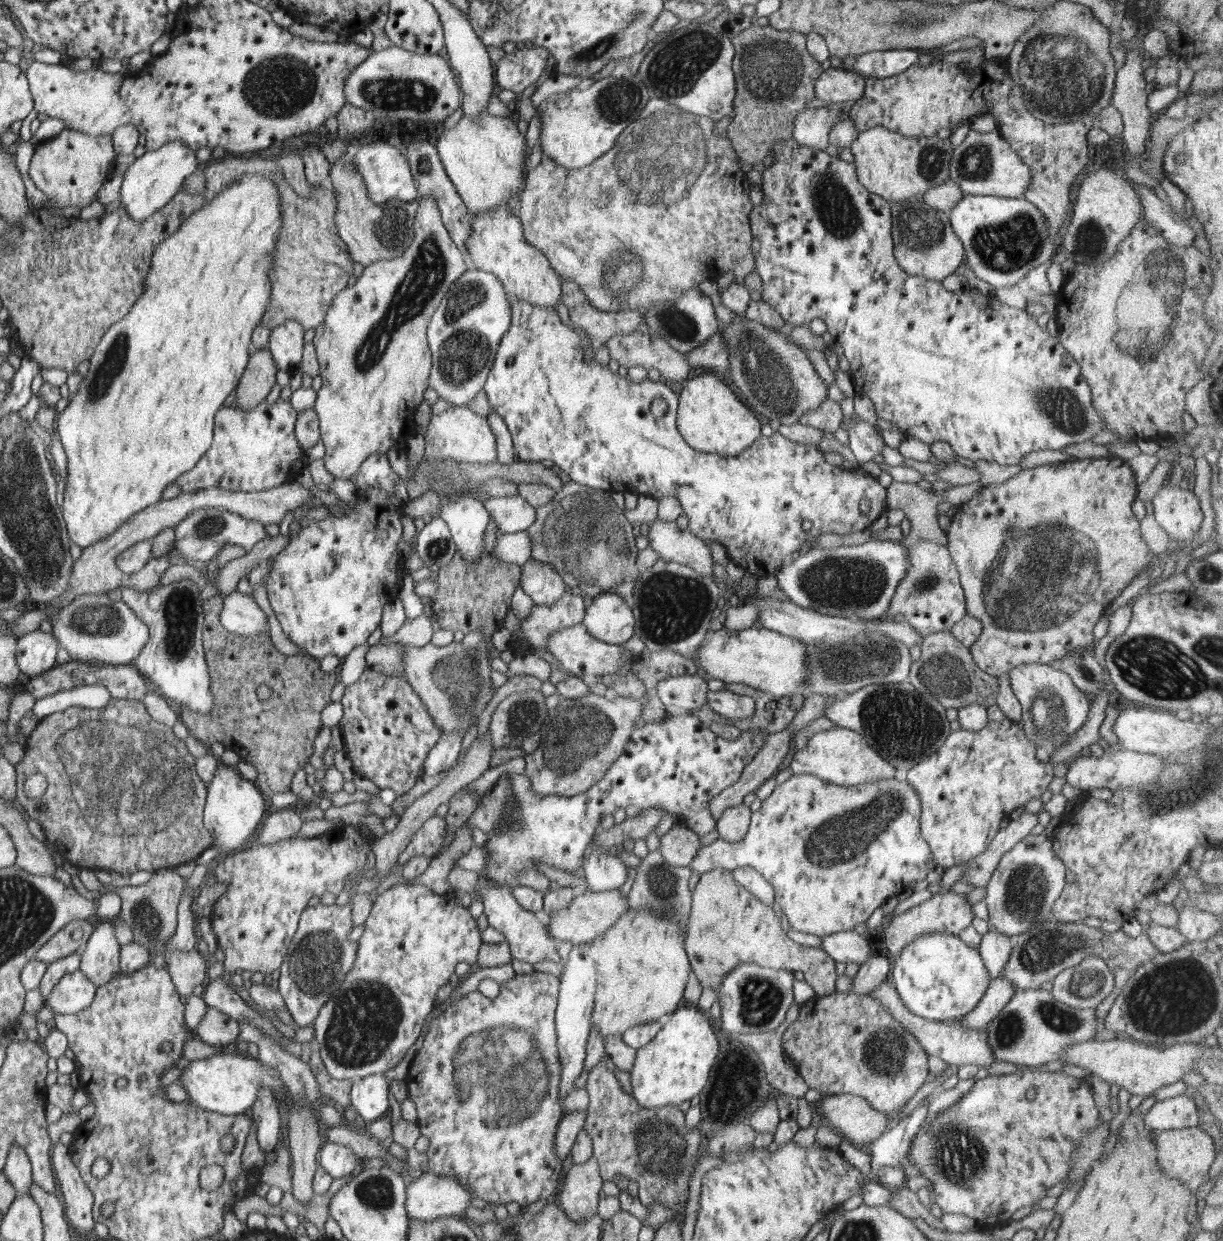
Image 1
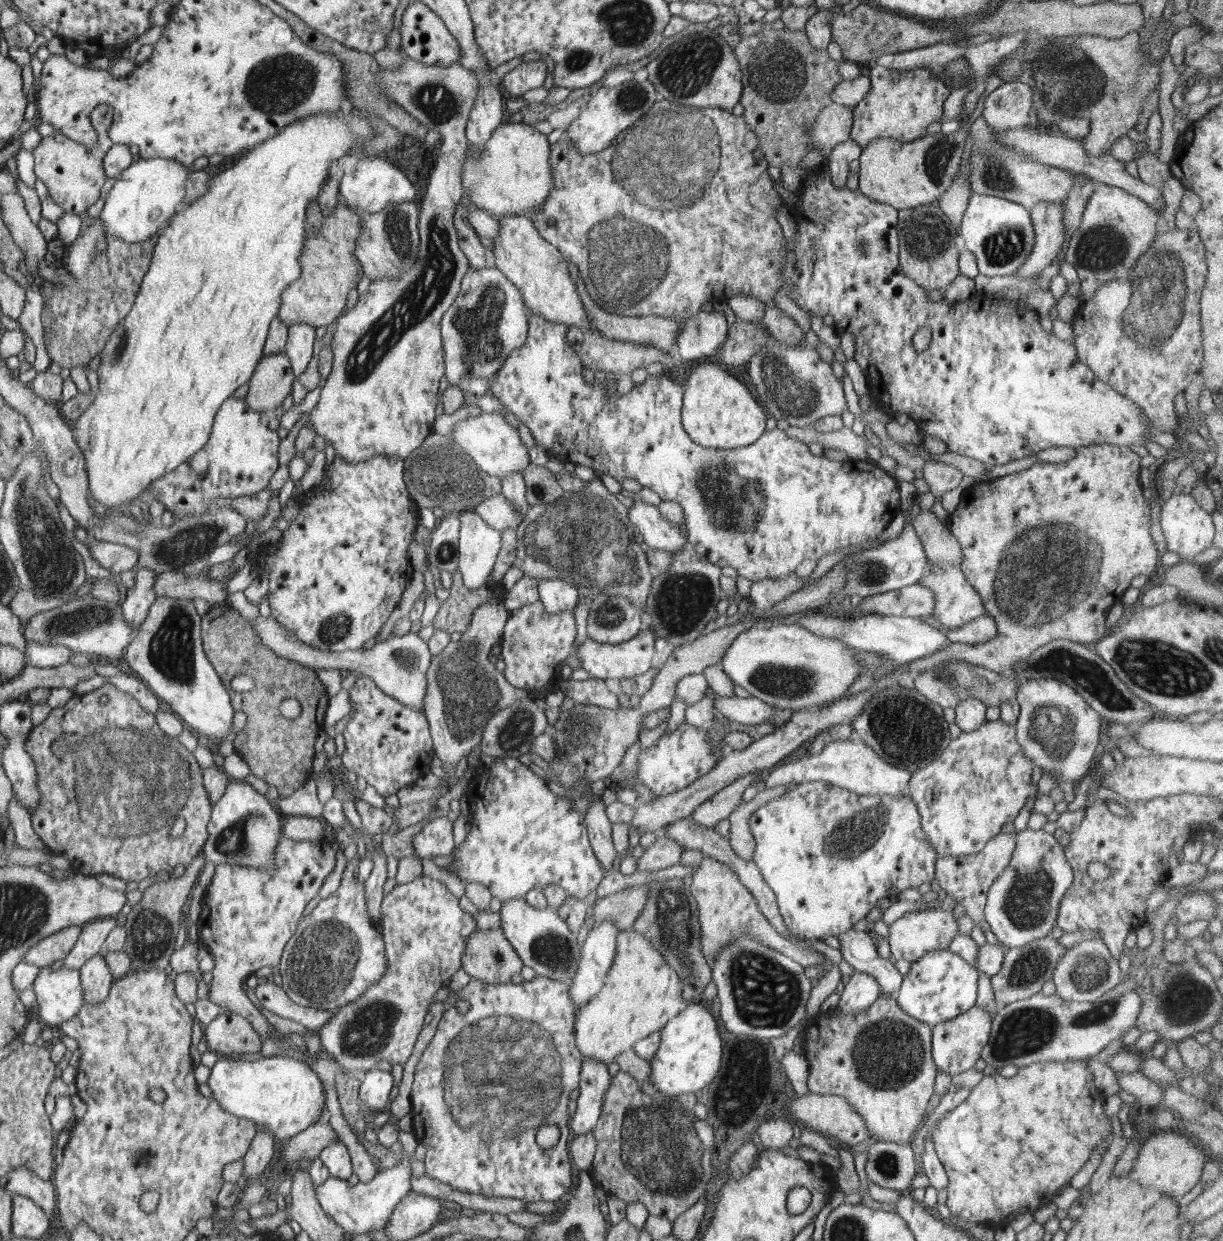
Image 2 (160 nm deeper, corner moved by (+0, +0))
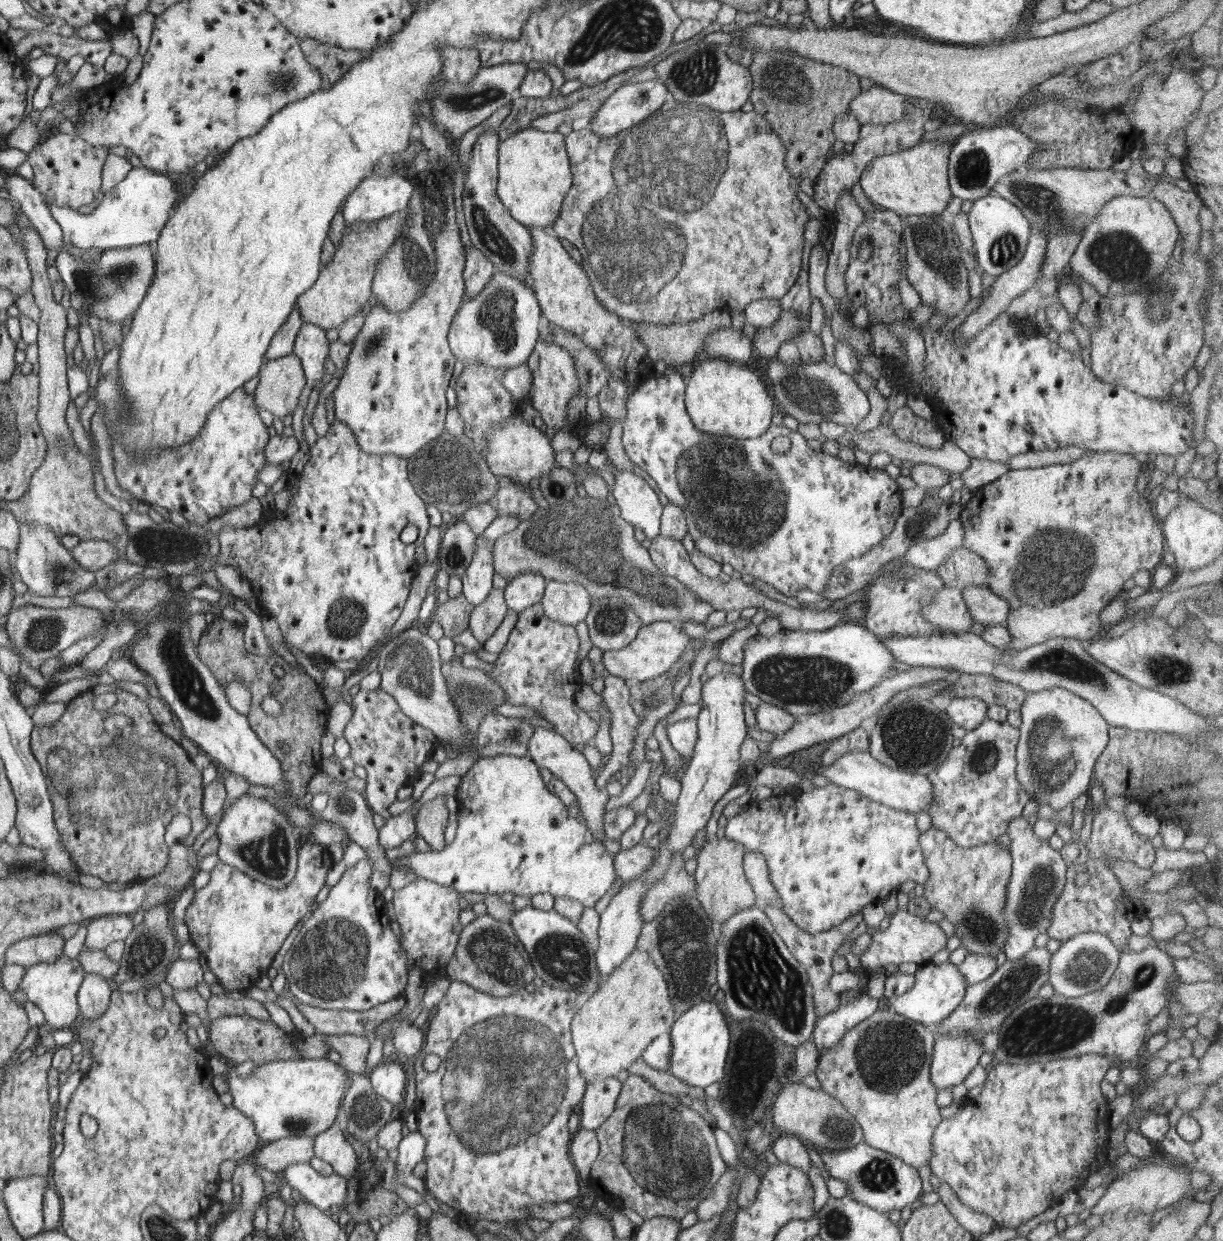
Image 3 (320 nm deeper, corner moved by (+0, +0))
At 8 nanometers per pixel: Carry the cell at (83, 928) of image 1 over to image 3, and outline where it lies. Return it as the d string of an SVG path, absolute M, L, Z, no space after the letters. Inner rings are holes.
M57 932L25 938L8 948L6 964L29 967L38 963L54 963L63 956L65 941L66 938Z

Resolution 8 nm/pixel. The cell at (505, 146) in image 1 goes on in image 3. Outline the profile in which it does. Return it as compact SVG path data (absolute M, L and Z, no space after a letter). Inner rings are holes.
M526 128L498 144L499 182L496 182L496 196L509 213L524 226L539 226L549 229L560 216L562 202L572 189L572 170L568 152L564 148L564 136L556 132L541 132Z

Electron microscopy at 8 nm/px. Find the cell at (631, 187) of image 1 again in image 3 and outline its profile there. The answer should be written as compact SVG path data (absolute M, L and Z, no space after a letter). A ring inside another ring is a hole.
M669 94L666 102L642 124L630 126L610 138L597 137L589 128L564 136L564 148L568 152L572 170L572 189L564 197L560 216L549 230L558 238L569 240L582 252L583 270L587 272L600 304L632 324L642 322L680 327L684 323L700 320L713 310L744 312L746 305L754 300L782 298L799 277L804 250L804 226L812 221L813 216L798 198L800 180L786 168L787 151L772 126L768 126L768 119L756 111L720 112L699 103L680 102Z

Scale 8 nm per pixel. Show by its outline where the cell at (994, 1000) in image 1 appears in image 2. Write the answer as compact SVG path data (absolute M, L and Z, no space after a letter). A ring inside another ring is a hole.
M974 1005L964 1011L964 1014L933 1026L931 1053L937 1070L950 1074L952 1077L974 1067L981 1058L981 1050L989 1043L992 1021L986 1009Z

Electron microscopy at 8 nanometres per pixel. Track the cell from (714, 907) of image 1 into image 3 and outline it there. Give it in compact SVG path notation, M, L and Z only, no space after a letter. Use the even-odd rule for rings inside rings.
M725 836L706 842L697 854L695 871L696 899L694 903L701 906L716 929L731 916L755 903L755 893L744 872L745 846L727 839Z

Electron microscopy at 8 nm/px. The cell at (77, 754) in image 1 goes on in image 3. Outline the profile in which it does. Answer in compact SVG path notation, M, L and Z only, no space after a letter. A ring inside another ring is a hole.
M104 684L102 688L106 690L100 690L100 688L90 688L90 696L94 698L98 692L108 692L114 690L116 696L118 696L118 704L115 708L108 713L105 710L94 710L96 716L90 716L90 718L84 718L82 720L82 710L78 710L74 706L74 701L68 704L66 715L59 719L55 725L49 727L35 727L31 732L31 751L34 752L35 758L40 759L39 765L42 767L43 772L48 773L48 778L52 781L52 802L56 802L56 817L55 825L59 830L60 836L63 839L63 843L67 846L71 852L73 861L76 862L78 870L84 874L91 874L92 876L99 876L103 882L111 883L111 887L117 887L120 883L135 883L144 882L147 878L154 878L158 873L162 873L164 869L171 862L171 848L166 844L166 830L168 825L176 816L186 815L191 820L190 834L183 840L183 844L192 847L194 840L200 836L201 832L208 826L210 818L207 818L204 813L203 800L204 800L204 770L194 770L196 768L196 762L192 758L192 754L188 754L188 750L184 750L184 742L176 741L174 738L169 738L168 734L164 734L161 729L161 722L156 722L155 715L152 714L151 706L148 706L148 701L144 701L144 698L140 698L140 694L131 694L126 692L116 685ZM112 714L123 714L129 716L133 720L133 736L126 738L126 736L118 736L118 734L112 734L106 730L104 722L106 718L110 718Z

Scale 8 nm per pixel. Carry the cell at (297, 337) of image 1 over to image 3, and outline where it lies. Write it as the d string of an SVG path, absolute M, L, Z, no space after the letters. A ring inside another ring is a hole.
M303 323L296 335L293 354L303 363L307 371L310 387L316 386L326 374L326 358L328 358L328 338L321 326Z

